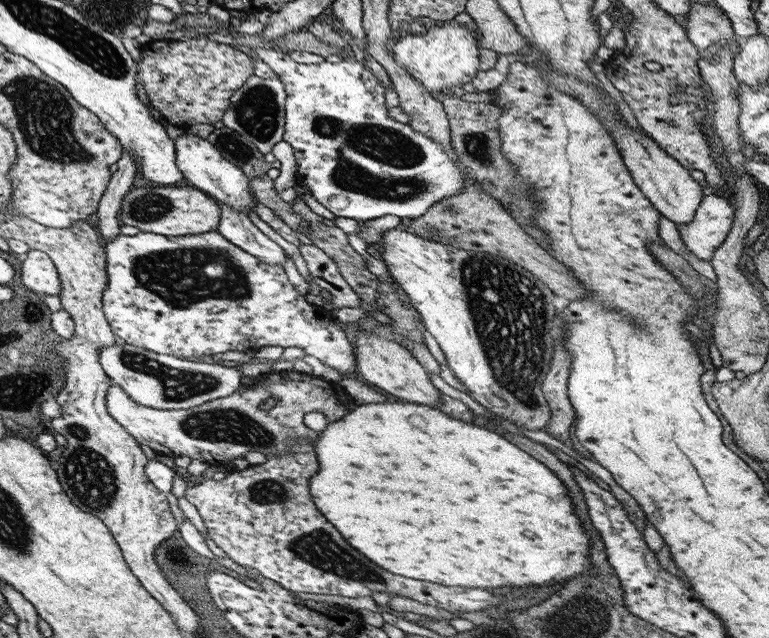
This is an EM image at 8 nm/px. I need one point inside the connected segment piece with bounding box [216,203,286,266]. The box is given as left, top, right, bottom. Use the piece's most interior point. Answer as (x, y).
(235, 226)

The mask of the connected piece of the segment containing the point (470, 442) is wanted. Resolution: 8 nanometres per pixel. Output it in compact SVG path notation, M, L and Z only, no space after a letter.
M387 401L387 402L381 402L381 403L379 403L379 402L377 402L377 403L376 403L376 404L361 404L361 405L359 405L359 406L357 406L357 408L355 408L355 407L354 407L354 408L353 408L353 409L351 409L351 412L349 412L349 414L345 414L345 416L343 416L343 418L341 418L341 420L335 420L335 422L331 422L331 424L329 424L329 423L327 423L327 426L325 426L325 428L323 428L323 430L321 430L321 432L319 432L319 436L317 436L317 440L315 440L315 456L317 456L317 472L315 472L315 474L313 474L313 476L311 476L311 478L309 478L309 480L307 480L307 484L309 484L309 496L311 496L311 500L312 500L312 502L313 502L313 504L315 504L315 508L317 508L317 510L319 510L319 514L321 514L321 516L323 516L323 518L325 518L325 520L327 520L327 522L329 522L329 524L331 524L331 526L333 526L333 528L335 528L335 530L337 530L337 532L341 532L341 536L343 536L343 540L345 540L345 542L347 542L347 544L349 544L349 546L351 546L351 548L355 548L355 550L357 550L357 552L359 552L359 554L363 554L363 556L365 556L365 558L367 558L367 560L371 560L371 562L373 562L373 564L377 564L377 566L379 566L379 568L383 568L383 570L387 570L387 572L391 572L391 574L397 574L397 576L407 576L407 578L415 578L415 580L420 580L420 581L421 581L421 580L425 580L425 582L432 582L432 583L435 583L435 584L440 584L440 585L445 585L445 586L453 586L453 587L477 587L477 588L489 588L489 589L491 589L491 588L499 588L499 586L527 586L527 584L533 584L533 586L539 586L539 584L553 584L553 582L563 582L563 580L567 580L567 578L571 578L571 576L573 576L573 574L575 574L575 576L577 576L577 574L581 574L581 575L587 575L587 577L589 577L589 574L583 574L583 572L585 572L585 570L587 570L587 568L589 568L589 564L587 564L587 562L589 562L589 552L587 552L587 536L585 536L585 534L583 534L583 532L581 532L581 528L579 528L579 524L577 524L577 518L575 518L575 514L573 514L573 510L571 510L571 506L573 506L573 504L571 504L571 500L569 500L569 496L567 496L567 492L565 492L565 490L567 490L567 488L563 488L563 484L561 484L561 480L559 480L559 478L557 478L557 476L555 476L555 474L553 474L553 472L551 472L551 470L549 470L549 469L548 469L548 468L545 468L545 466L543 466L543 464L541 464L541 462L539 462L539 461L537 461L537 460L533 460L533 458L531 458L531 456L527 456L527 454L525 454L525 452L521 452L521 450L517 450L517 448L515 448L515 446L514 446L514 445L513 445L513 444L511 444L511 442L509 442L509 441L508 441L508 440L507 440L507 439L504 439L504 438L503 438L503 437L502 437L502 436L501 436L501 435L500 435L500 434L499 434L499 436L497 436L497 434L499 434L499 433L498 433L498 432L495 432L495 431L494 431L494 432L492 432L492 431L489 431L489 430L488 430L488 429L485 429L485 428L480 428L480 427L477 427L477 426L473 426L473 425L471 425L471 426L469 426L469 424L466 424L466 423L465 423L465 422L462 422L462 421L461 421L461 422L459 422L459 420L451 420L451 418L449 418L449 416L446 416L446 415L445 415L445 414L443 414L443 413L441 413L441 412L440 412L440 411L439 411L439 410L438 410L438 409L431 409L431 408L430 408L430 407L428 407L428 406L423 406L423 405L415 405L415 404L412 404L412 403L403 403L403 404L400 404L400 402L388 402L388 401Z

